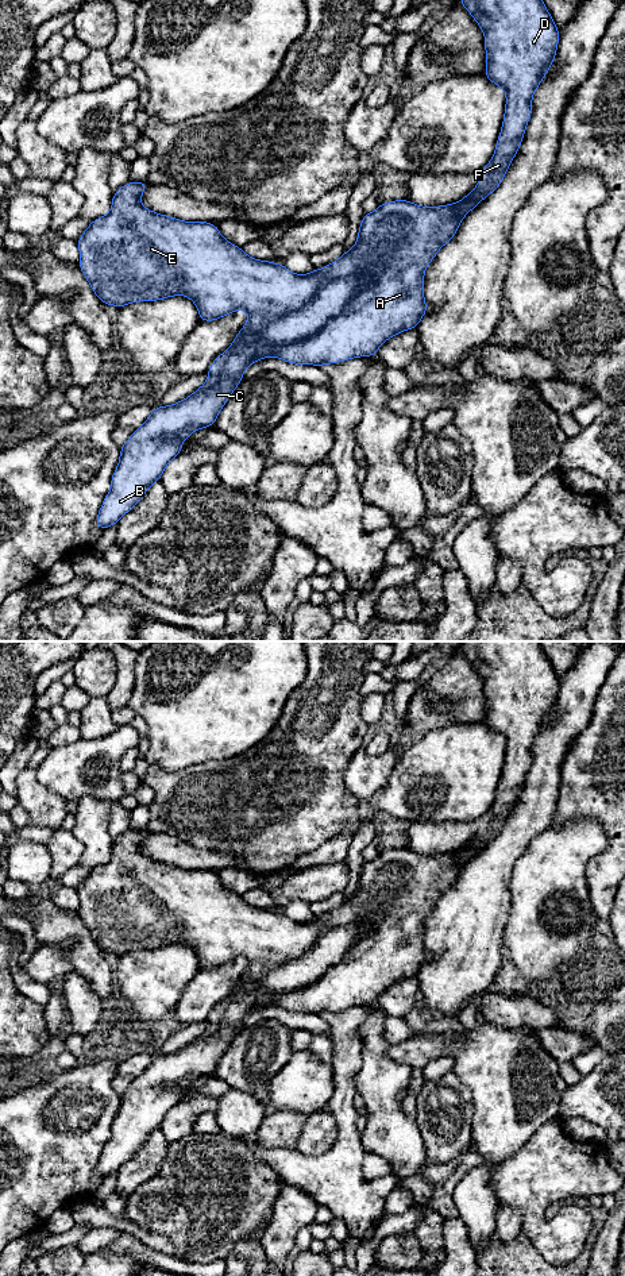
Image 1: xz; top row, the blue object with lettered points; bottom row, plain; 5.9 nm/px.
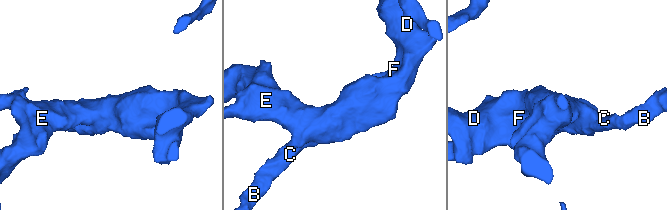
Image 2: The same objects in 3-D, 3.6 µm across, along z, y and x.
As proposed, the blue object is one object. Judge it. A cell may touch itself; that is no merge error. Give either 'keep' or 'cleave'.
keep

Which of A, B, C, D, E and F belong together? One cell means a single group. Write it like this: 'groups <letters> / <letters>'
groups A B C D E F

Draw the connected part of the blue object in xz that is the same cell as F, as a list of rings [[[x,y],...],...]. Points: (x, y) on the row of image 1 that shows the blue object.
[[[460,0],[460,4],[472,15],[485,34],[487,65],[483,76],[506,92],[505,115],[495,153],[481,171],[478,185],[460,201],[432,208],[416,205],[409,200],[382,203],[374,212],[364,213],[356,244],[350,251],[333,263],[320,270],[313,269],[306,275],[292,273],[281,263],[248,257],[242,247],[227,242],[217,225],[209,221],[182,221],[144,208],[140,204],[140,196],[148,185],[147,181],[130,181],[117,189],[112,197],[109,213],[90,221],[78,238],[78,266],[103,304],[120,309],[130,302],[157,301],[182,294],[194,301],[200,321],[213,321],[238,309],[248,312],[248,320],[231,347],[209,366],[207,382],[177,404],[154,408],[148,419],[120,447],[120,459],[111,479],[111,490],[94,520],[101,531],[116,525],[143,498],[148,487],[161,479],[167,463],[181,455],[182,442],[193,431],[213,427],[220,409],[239,386],[244,370],[251,363],[275,356],[294,365],[324,366],[364,355],[377,356],[377,350],[385,340],[402,331],[416,329],[428,311],[424,300],[424,271],[437,251],[456,235],[462,219],[493,193],[505,178],[532,115],[533,93],[553,63],[560,38],[543,0]]]

